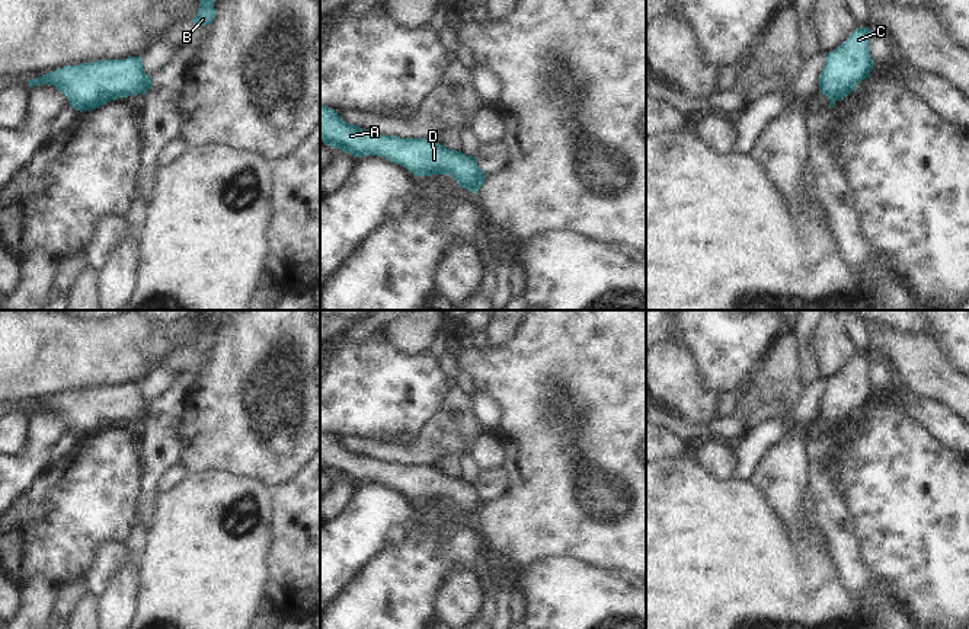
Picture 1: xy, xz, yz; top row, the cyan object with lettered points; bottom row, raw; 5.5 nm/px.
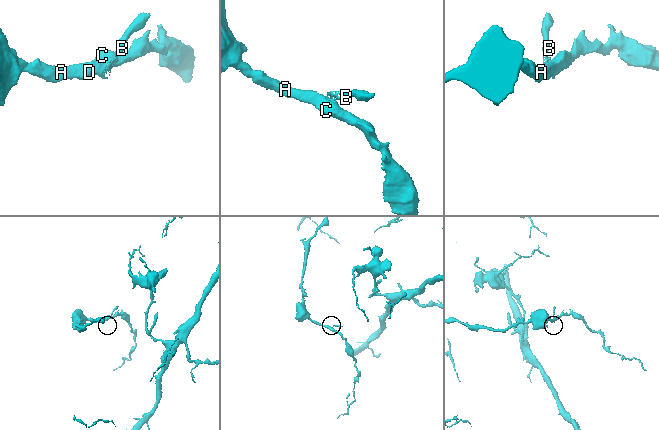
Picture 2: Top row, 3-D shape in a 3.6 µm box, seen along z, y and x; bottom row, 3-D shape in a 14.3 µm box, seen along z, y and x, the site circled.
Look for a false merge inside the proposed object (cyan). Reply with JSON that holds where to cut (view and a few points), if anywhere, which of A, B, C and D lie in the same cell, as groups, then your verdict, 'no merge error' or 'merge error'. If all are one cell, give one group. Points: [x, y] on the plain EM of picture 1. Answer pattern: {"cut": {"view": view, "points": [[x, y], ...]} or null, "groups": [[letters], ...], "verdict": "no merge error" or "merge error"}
{"cut": {"view": "xy", "points": [[150, 404], [143, 420]]}, "groups": [["A", "C", "D"], ["B"]], "verdict": "merge error"}

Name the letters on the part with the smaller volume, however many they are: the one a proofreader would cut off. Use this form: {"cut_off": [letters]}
{"cut_off": ["B"]}

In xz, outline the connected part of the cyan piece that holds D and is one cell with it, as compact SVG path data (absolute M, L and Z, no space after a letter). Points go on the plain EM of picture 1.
M320 431L320 467L339 475L354 483L380 482L406 494L415 502L432 502L448 499L458 513L466 514L471 520L477 520L483 511L486 501L479 497L477 488L471 482L461 478L450 476L434 464L399 464L396 462L383 462L371 456L362 456L345 448L335 435Z

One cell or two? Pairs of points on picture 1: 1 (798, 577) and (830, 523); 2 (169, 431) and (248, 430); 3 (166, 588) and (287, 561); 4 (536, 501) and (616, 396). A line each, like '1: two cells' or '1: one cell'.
1: two cells
2: two cells
3: two cells
4: one cell

